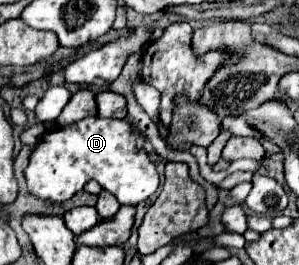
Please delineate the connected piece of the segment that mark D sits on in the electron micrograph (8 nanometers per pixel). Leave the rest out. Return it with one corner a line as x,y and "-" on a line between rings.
86,118
70,128
56,128
42,136
42,142
30,156
24,170
28,192
50,202
66,202
84,188
88,180
96,180
104,190
112,192
120,204
132,204
150,198
158,188
158,172
144,150
144,138
126,120

